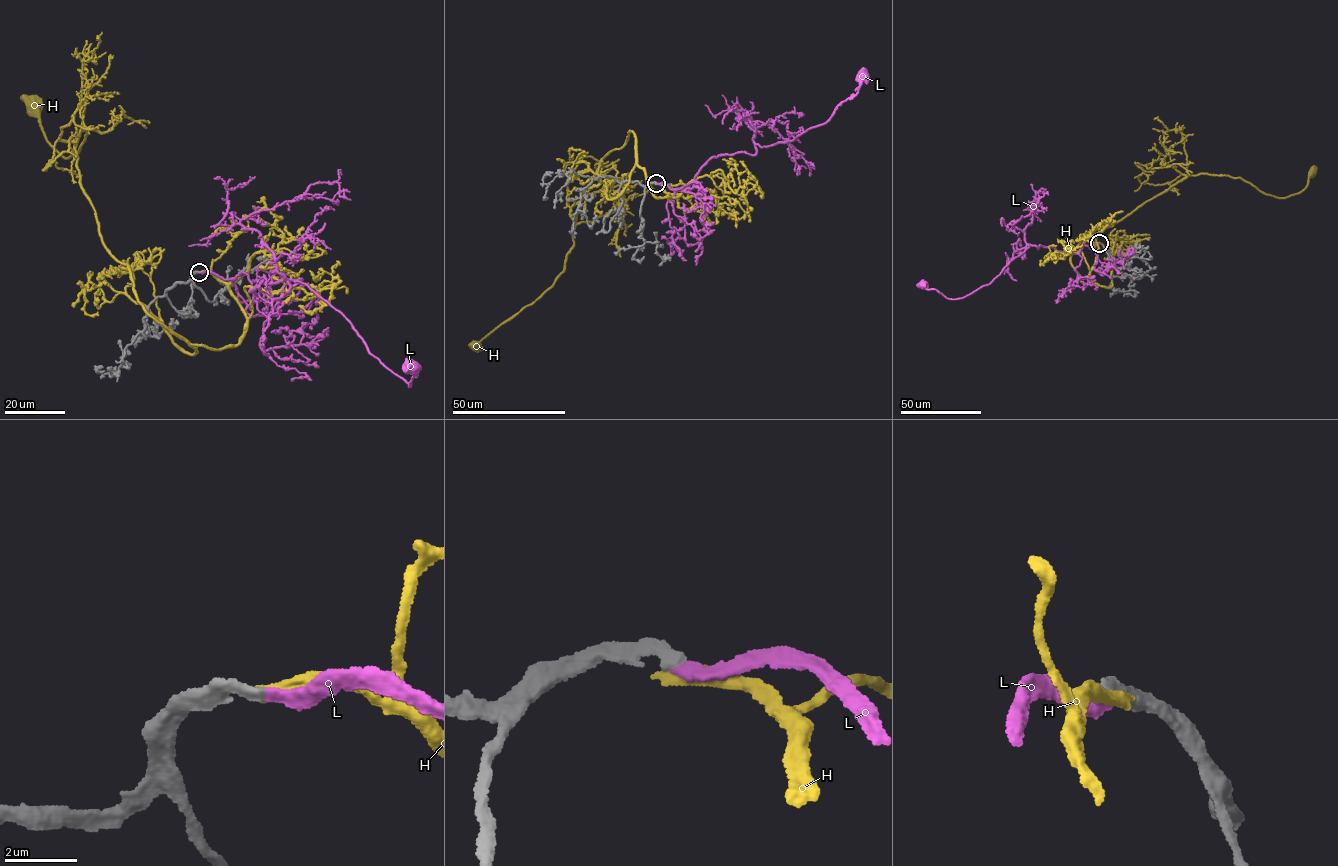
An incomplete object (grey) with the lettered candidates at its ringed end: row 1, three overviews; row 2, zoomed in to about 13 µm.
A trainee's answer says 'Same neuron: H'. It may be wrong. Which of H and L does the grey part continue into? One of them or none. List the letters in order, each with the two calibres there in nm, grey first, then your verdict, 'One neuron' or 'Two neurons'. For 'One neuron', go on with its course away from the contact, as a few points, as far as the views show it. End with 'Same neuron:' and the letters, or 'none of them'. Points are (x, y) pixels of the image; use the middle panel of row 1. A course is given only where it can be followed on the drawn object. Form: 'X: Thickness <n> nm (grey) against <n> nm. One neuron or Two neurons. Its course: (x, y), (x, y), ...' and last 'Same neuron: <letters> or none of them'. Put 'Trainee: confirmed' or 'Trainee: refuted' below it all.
H: Thickness 400 nm (grey) against 400 nm. Two neurons
L: Thickness 360 nm (grey) against 320 nm. One neuron. Its course: (656, 183), (687, 187), (712, 157), (753, 155), (757, 144), (792, 141), (826, 122), (862, 78)
Same neuron: L
Trainee: refuted

